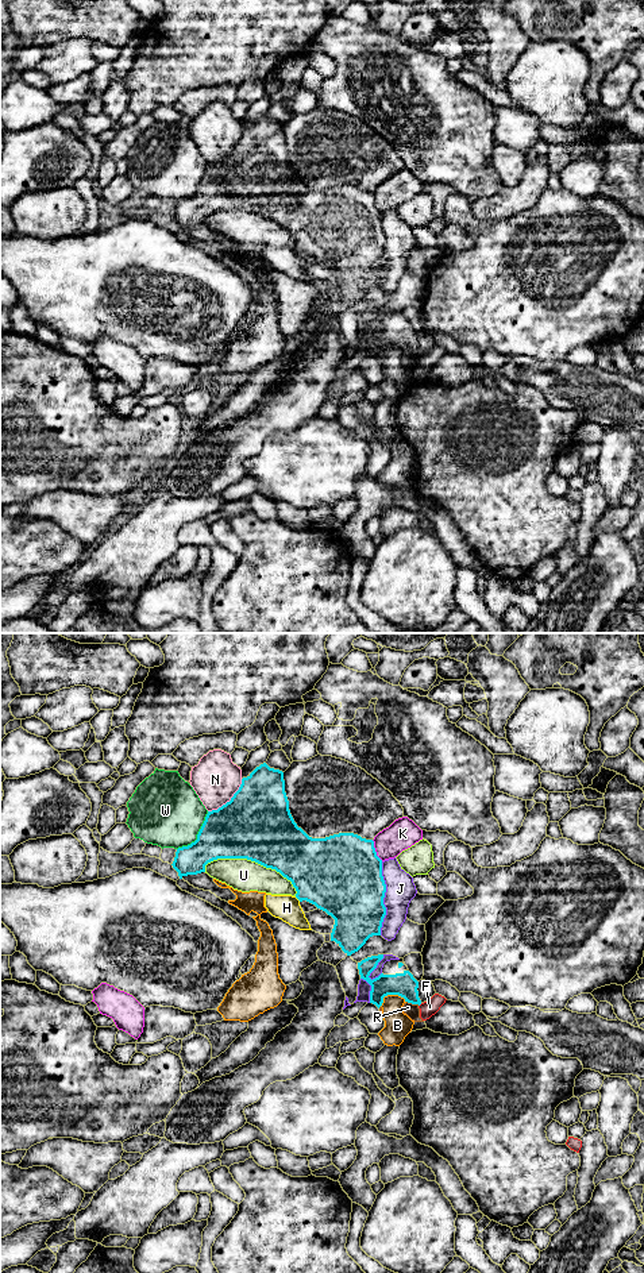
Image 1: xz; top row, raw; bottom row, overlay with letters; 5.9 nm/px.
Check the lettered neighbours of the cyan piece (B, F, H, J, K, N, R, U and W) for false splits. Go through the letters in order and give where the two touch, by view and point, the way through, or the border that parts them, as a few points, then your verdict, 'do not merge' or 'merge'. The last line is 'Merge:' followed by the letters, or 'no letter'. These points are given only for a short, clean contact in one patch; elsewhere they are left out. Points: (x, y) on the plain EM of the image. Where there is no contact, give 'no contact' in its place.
B: contact xz (390, 346); do not merge
F: no contact; do not merge
H: contact xz (297, 250); border xz (294, 249), (300, 253); do not merge
J: contact xz (384, 249); do not merge
K: contact xz (374, 203); do not merge
N: contact xz (230, 153); do not merge
R: contact xz (413, 355); merge
U: contact xz (254, 212); do not merge
W: contact xz (197, 186); do not merge
Merge: R

